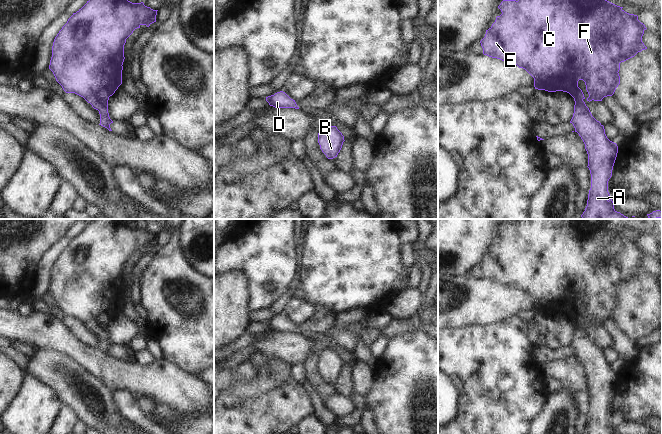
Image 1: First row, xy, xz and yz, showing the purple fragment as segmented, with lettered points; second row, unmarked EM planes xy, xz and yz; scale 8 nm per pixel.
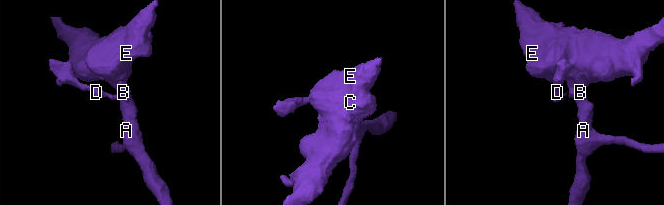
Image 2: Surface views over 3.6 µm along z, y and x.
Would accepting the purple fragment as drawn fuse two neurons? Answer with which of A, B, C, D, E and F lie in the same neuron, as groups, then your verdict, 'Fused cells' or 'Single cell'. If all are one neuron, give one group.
Groups: A B C E F / D. Fused cells.

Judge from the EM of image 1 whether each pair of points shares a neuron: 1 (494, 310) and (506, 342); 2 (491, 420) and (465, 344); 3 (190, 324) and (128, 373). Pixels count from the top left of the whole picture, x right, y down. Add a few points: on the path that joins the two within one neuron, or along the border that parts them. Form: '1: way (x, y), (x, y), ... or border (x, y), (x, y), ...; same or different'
1: border (515, 316), (484, 324), (475, 324); different
2: way (491, 400), (491, 367), (485, 361); same
3: border (164, 357), (184, 370); different

